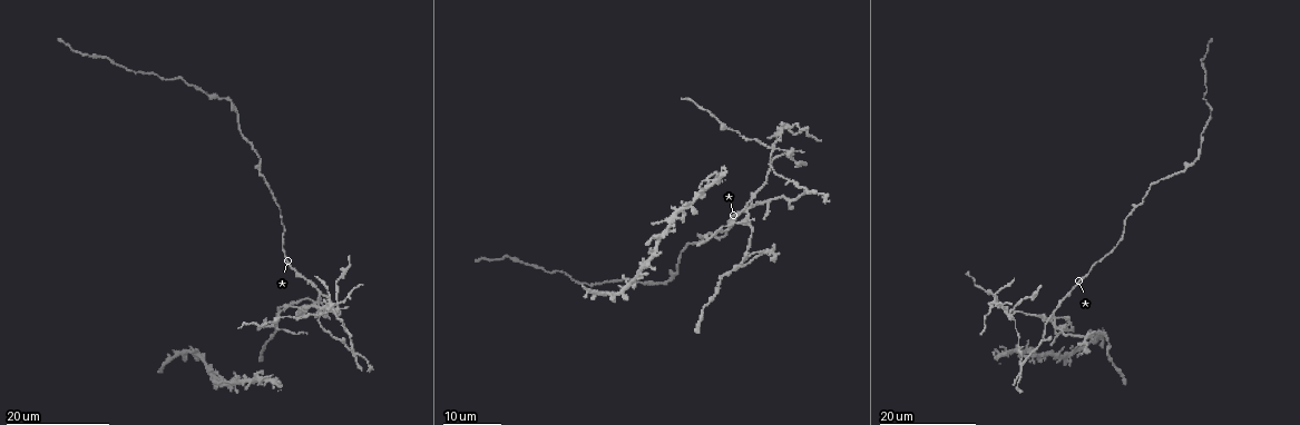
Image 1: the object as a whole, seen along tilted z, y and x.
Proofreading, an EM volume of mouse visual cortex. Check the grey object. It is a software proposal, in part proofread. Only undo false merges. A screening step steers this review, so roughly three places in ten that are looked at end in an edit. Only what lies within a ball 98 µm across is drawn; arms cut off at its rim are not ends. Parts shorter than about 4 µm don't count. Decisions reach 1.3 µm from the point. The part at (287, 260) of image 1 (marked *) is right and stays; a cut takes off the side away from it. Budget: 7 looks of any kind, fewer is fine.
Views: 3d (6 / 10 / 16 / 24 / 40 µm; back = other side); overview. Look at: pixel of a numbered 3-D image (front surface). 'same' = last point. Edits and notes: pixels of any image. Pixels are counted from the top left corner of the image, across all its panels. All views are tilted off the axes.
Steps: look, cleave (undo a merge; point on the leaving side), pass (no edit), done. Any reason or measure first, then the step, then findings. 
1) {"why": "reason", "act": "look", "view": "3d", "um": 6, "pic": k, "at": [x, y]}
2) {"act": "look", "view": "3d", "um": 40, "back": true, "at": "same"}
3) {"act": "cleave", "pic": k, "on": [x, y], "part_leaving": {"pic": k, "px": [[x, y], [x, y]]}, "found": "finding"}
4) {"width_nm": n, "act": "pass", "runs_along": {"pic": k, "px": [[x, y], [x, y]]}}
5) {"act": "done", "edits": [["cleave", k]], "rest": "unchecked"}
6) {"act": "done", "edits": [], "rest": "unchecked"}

{"why": "three-way junction", "act": "look", "view": "3d", "um": 24, "pic": 1, "at": [769, 200]}

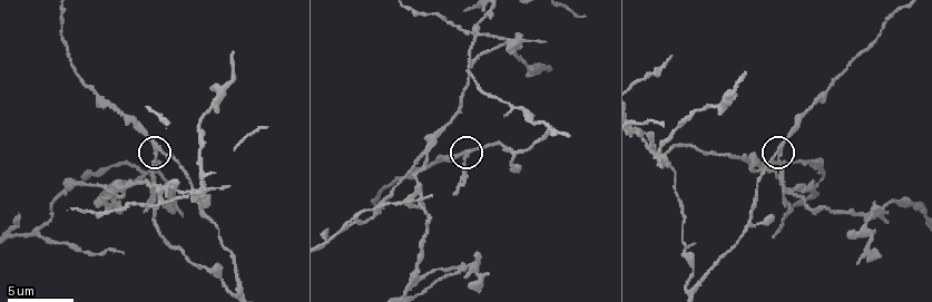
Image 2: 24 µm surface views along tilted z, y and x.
{"why": "zoom in", "act": "look", "view": "3d", "um": 6, "pic": 2, "at": [156, 151]}

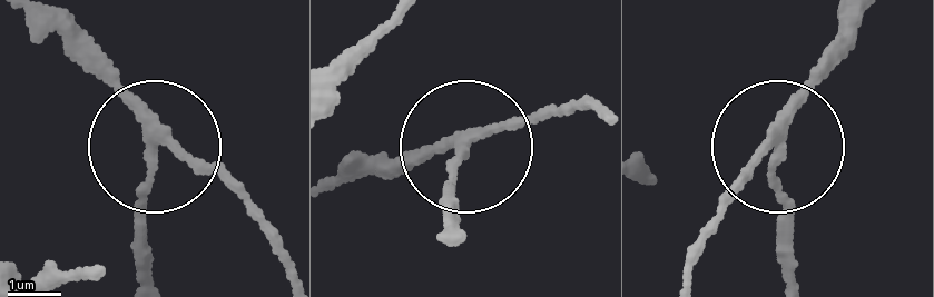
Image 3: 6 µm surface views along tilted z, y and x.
{"act": "look", "view": "3d", "um": 6, "back": true, "pic": 3, "at": [467, 144]}

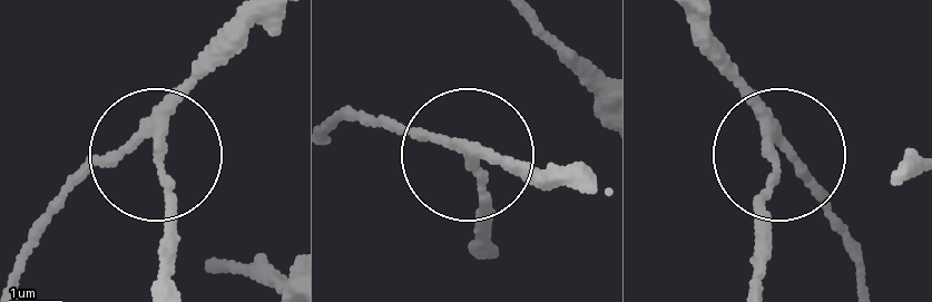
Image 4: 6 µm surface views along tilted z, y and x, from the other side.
{"arms": 3, "act": "cleave", "pic": 4, "on": [167, 214], "part_leaving": {"pic": 4, "px": [[164, 150], [168, 288]]}, "found": "two neurons meet here"}

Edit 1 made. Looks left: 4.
{"why": "branch point", "act": "look", "view": "3d", "um": 16, "pic": 2, "at": [686, 294]}

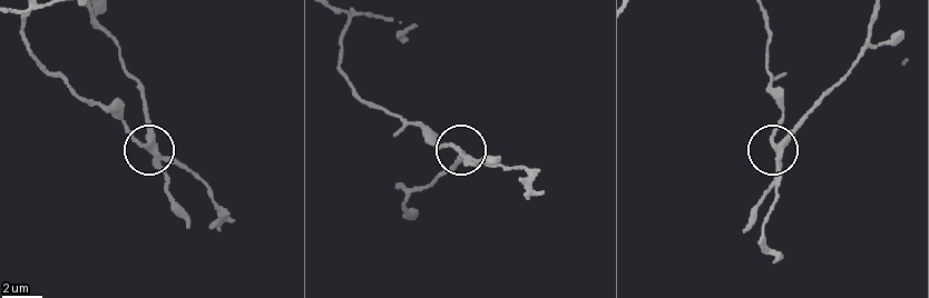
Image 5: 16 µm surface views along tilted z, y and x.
{"arms": 3, "act": "cleave", "pic": 5, "on": [129, 132], "part_leaving": {"pic": 5, "px": [[775, 151], [773, 133], [782, 107], [768, 62], [764, 16]]}, "found": "a second neuron is stuck on"}

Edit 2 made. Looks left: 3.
{"why": "side arm on a straight run", "act": "look", "view": "3d", "um": 16, "pic": 2, "at": [520, 153]}

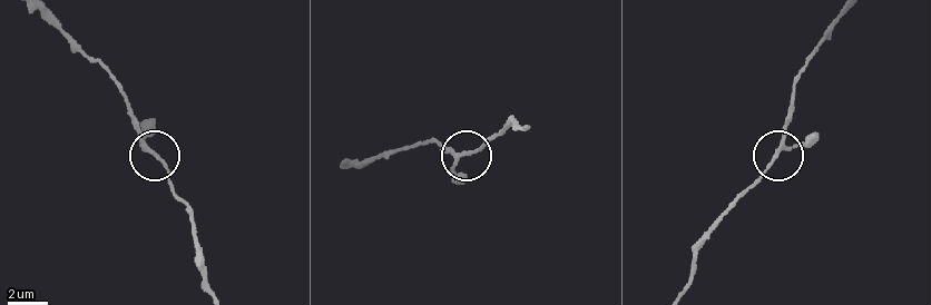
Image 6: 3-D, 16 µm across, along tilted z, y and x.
{"width_nm": 170, "act": "pass", "runs_along": {"pic": 6, "px": [[52, 19], [81, 52], [106, 69], [134, 126], [187, 206]]}, "found": "continuous, no second neuron"}

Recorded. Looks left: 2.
{"act": "done", "edits": [["cleave", 4], ["cleave", 5]], "rest": "unchecked"}

